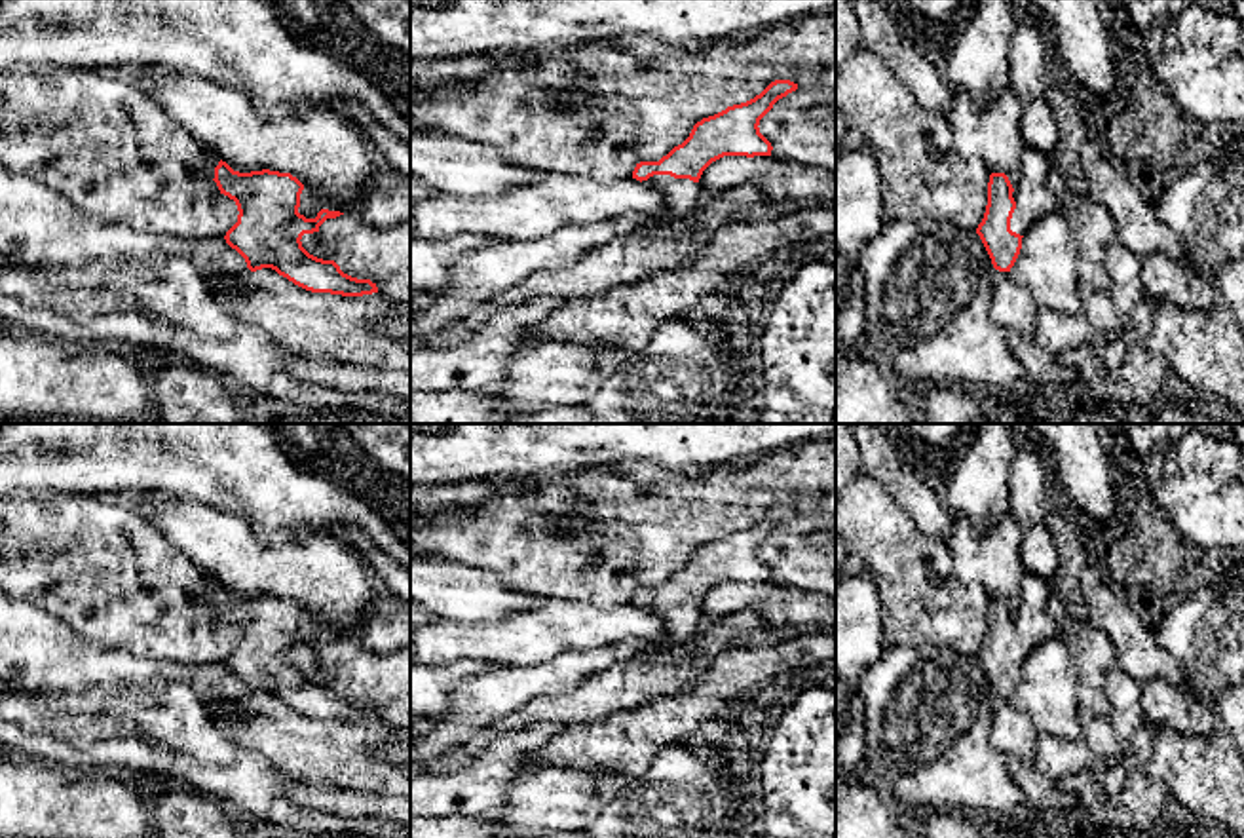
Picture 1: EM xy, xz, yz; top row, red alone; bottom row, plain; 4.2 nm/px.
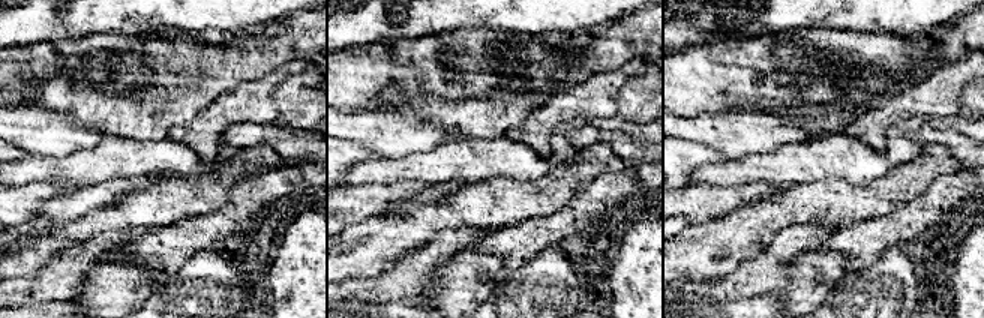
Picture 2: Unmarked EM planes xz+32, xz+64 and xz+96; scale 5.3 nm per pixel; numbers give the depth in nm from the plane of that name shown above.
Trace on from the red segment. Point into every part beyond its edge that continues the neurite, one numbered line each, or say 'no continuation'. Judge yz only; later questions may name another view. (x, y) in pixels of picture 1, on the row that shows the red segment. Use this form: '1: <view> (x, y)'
1: yz (1034, 198)

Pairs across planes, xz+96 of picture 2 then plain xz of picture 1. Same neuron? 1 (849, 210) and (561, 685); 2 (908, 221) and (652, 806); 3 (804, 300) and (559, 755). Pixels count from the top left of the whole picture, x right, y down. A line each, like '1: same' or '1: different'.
1: different
2: different
3: different

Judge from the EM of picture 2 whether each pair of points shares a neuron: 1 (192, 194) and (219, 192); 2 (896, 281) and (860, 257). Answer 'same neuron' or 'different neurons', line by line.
1: same neuron
2: different neurons

